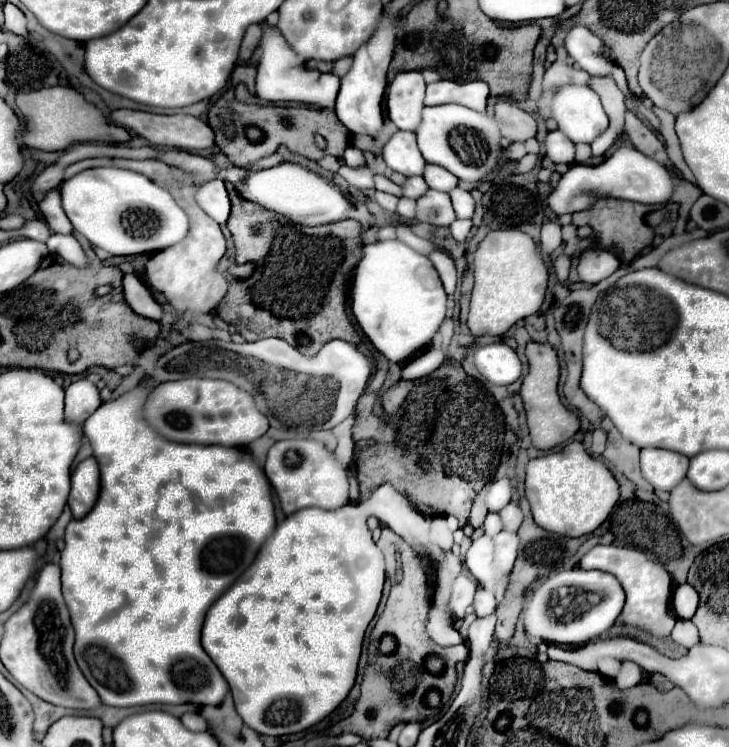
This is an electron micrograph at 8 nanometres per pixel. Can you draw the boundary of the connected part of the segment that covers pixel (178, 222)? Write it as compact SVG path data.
M116 167L86 169L74 175L72 179L64 181L60 191L62 191L62 207L74 231L84 235L94 247L100 247L110 255L140 255L140 253L162 251L182 241L188 233L188 215L178 207L174 197L164 187L152 183L146 175L140 175L136 171L116 169Z

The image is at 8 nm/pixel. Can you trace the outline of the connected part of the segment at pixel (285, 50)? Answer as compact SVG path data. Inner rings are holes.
M260 23L262 27L262 39L260 39L260 59L256 65L256 97L262 101L294 101L294 103L306 103L306 105L318 105L320 109L334 109L334 99L340 87L340 79L336 75L324 75L320 71L312 71L304 67L304 59L292 51L292 47L286 43L278 27L272 27L268 23Z

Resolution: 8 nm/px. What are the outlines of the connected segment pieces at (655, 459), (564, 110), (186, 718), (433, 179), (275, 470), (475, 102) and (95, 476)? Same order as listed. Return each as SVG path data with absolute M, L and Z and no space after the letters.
M642 449L640 453L640 469L642 477L654 487L662 491L670 491L686 477L686 455L668 449Z
M564 85L552 97L552 119L572 143L592 143L608 127L600 97L588 85Z
M184 713L184 715L180 717L180 721L182 721L182 725L184 725L186 729L190 729L190 731L206 731L206 729L208 729L206 721L204 721L198 713Z
M432 163L426 165L422 177L426 179L430 189L438 189L438 191L446 191L446 193L458 185L458 179L450 171L446 171L440 165L432 165Z
M312 439L276 441L268 451L264 473L272 483L272 487L276 489L284 515L292 515L302 507L334 509L334 507L342 507L342 503L348 503L346 471L336 461L334 453L330 453L318 441Z
M436 81L426 87L424 105L458 103L476 111L484 111L486 99L488 99L488 85L484 81L472 81L472 83Z
M94 457L80 461L72 473L72 489L68 497L68 505L72 509L74 519L82 519L94 507L100 491L100 471Z

